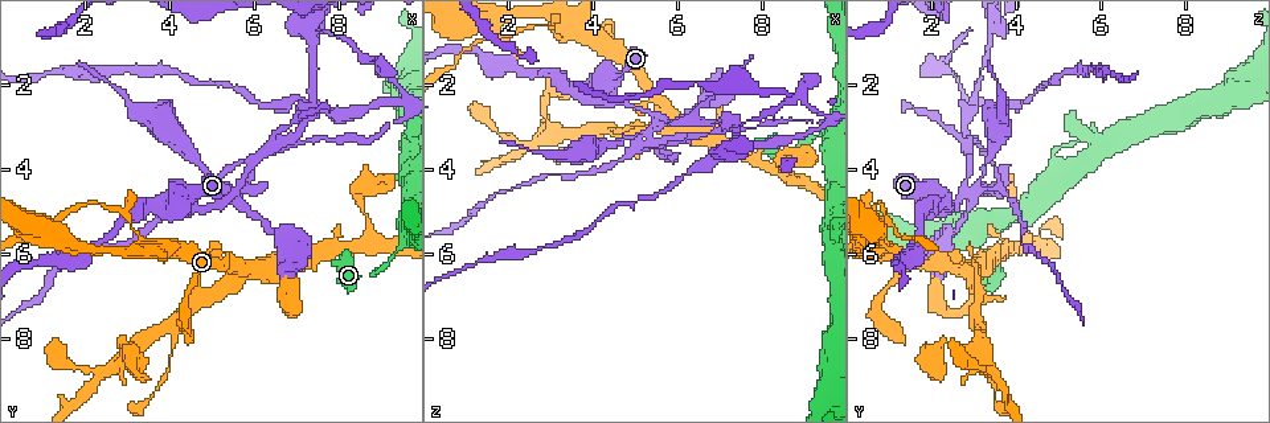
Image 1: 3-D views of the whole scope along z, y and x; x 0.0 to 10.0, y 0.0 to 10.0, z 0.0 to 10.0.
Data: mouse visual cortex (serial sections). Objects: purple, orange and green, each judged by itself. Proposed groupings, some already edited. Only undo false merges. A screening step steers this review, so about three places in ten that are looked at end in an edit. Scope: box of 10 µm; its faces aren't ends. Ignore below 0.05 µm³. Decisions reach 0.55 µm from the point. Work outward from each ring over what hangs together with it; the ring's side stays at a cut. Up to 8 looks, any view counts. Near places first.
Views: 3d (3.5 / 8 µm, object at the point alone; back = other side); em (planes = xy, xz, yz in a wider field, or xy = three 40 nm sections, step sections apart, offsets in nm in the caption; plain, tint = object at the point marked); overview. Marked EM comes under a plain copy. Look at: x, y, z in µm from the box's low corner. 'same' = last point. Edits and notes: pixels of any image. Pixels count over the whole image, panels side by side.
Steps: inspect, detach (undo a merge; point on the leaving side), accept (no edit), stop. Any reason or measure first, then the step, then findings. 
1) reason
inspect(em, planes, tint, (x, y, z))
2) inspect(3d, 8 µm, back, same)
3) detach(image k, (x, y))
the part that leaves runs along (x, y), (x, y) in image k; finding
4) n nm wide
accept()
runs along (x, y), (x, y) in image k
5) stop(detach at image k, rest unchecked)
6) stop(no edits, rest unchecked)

thin arm on a thick one
inspect(3d, 3.5 µm, (3.30, 5.70, 0.90))

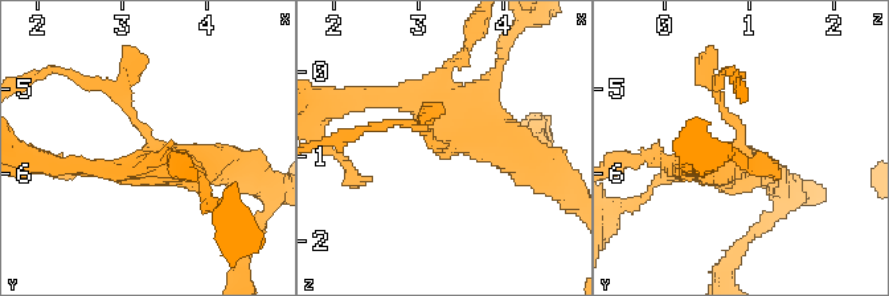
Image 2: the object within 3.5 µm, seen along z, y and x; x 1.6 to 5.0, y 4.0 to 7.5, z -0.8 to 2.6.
inspect(em, xy, step 3, tint, (3.35, 5.70, 0.90))

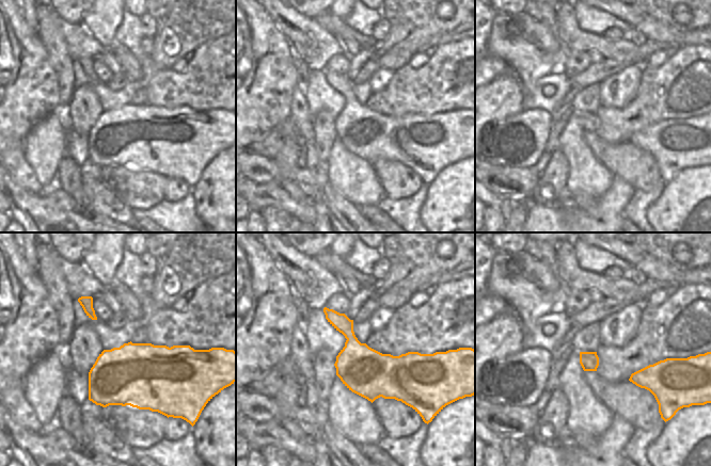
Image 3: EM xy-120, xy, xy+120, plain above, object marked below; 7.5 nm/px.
detach(image 2, (123, 103))
the part that leaves runs along (147, 135), (122, 98), (49, 69) in image 2; a second cell is stuck on

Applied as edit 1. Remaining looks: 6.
redraw
inspect(overview)

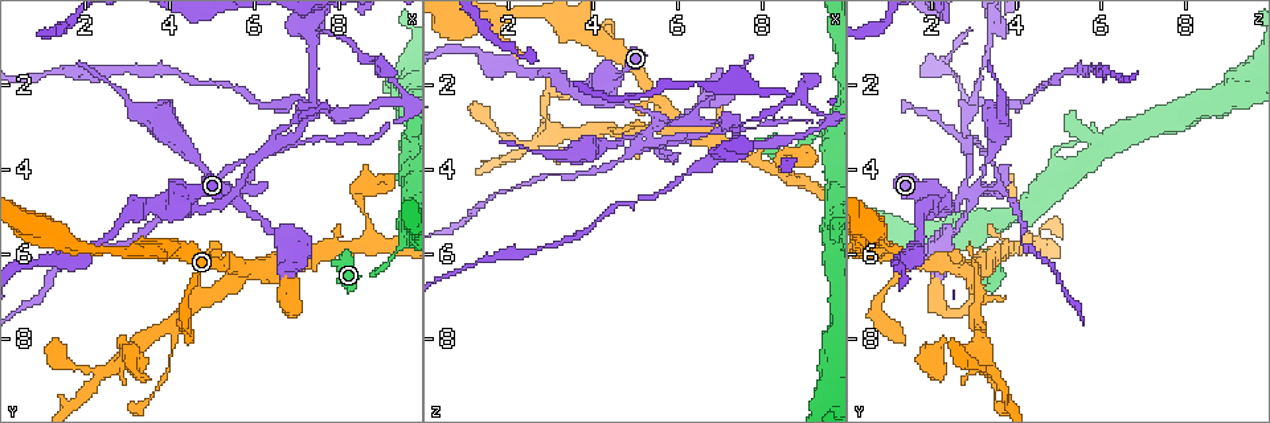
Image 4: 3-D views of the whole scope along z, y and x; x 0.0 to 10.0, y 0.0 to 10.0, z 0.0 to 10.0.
a narrow waist
inspect(3d, 3.5 µm, (5.30, 4.45, 3.15))

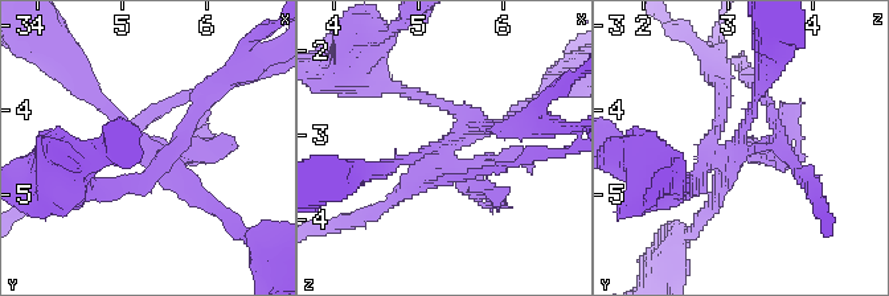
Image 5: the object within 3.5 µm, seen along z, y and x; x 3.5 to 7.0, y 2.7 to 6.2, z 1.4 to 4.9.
inspect(em, xy, step 2, tint, (5.25, 4.45, 3.10))

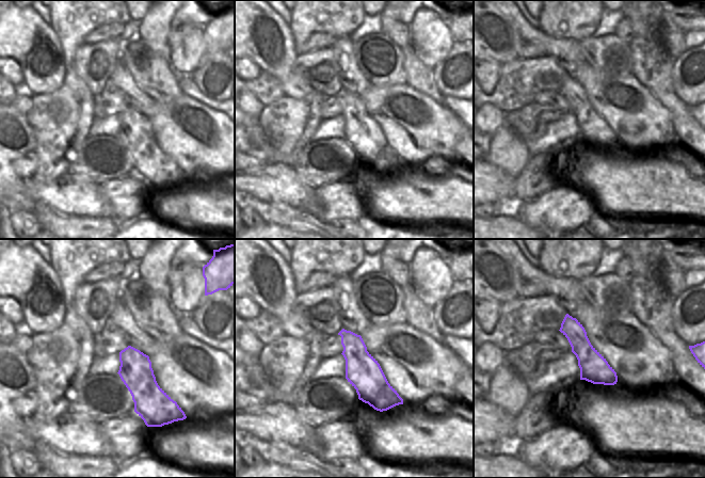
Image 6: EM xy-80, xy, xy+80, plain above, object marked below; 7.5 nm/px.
detach(image 5, (205, 142))
the part that leaves runs along (465, 127), (437, 149), (380, 167) in image 5; a second cell is stuck on

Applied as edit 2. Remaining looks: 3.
see it whole again
inspect(overview)

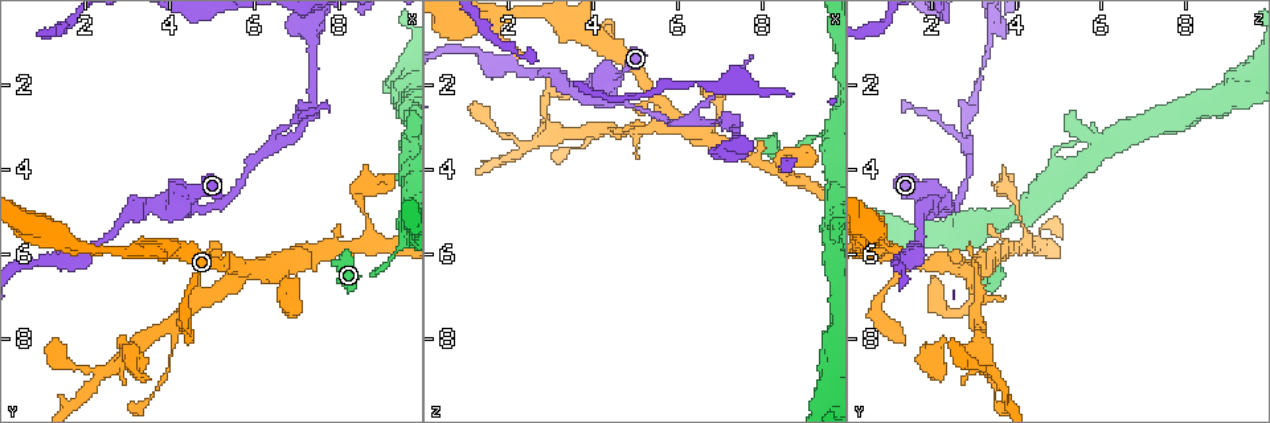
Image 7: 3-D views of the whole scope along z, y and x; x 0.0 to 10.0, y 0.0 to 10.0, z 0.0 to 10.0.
sharp bend
inspect(3d, 3.5 µm, (7.40, 0.70, 3.50))

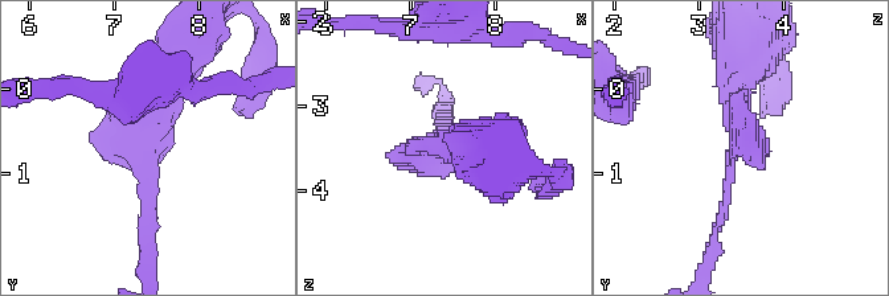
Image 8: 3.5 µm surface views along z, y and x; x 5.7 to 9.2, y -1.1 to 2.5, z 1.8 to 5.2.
now the EM
inspect(em, xy, step 1, tint, (7.40, 0.65, 3.50))

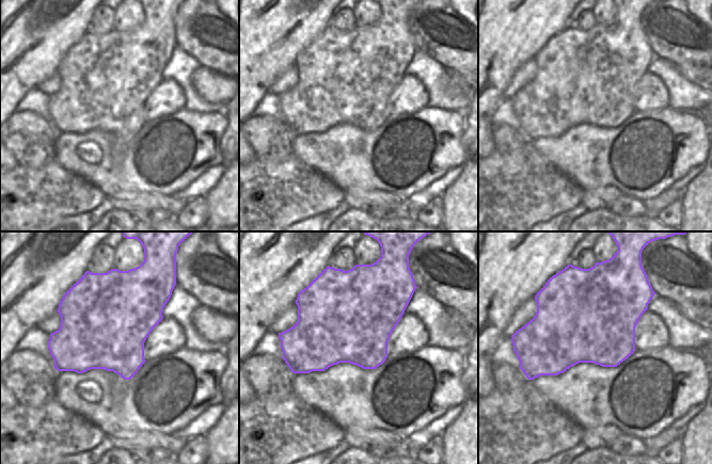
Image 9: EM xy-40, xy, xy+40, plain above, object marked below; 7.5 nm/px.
accept()
runs along (150, 229), (150, 123), (185, 90) in image 8; one cell here

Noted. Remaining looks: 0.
stop(detach at image 2, detach at image 5, rest unchecked)

